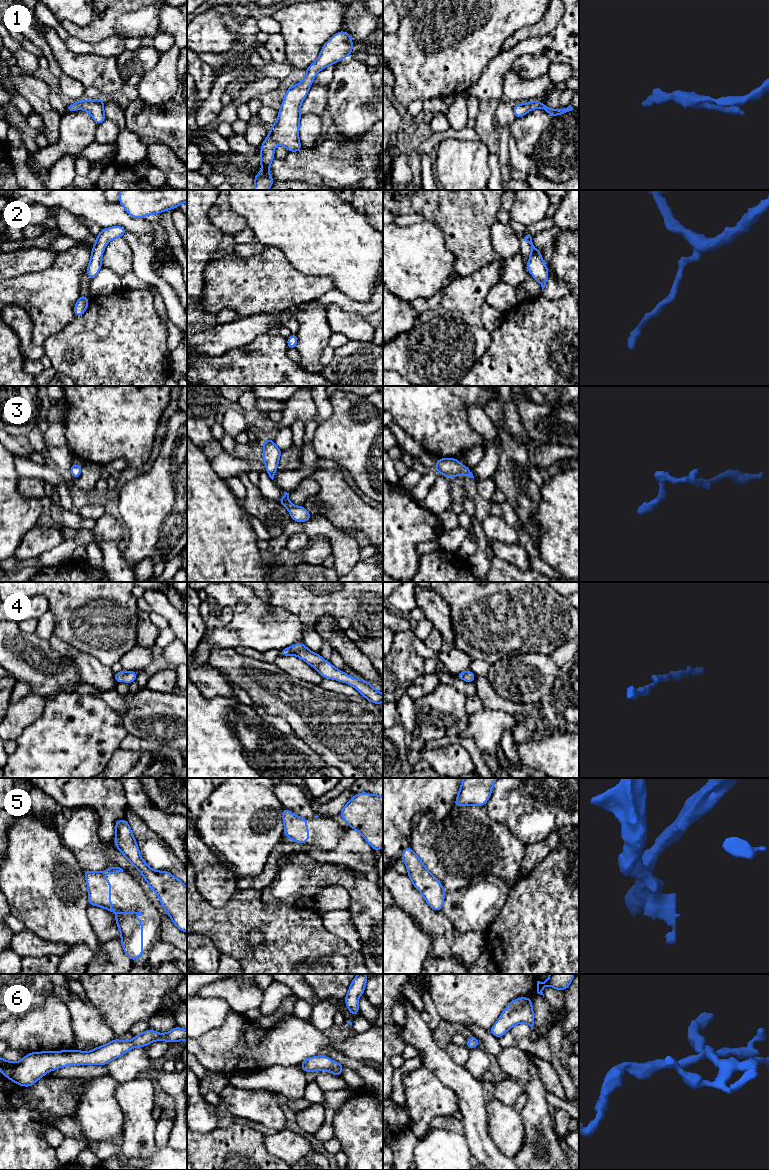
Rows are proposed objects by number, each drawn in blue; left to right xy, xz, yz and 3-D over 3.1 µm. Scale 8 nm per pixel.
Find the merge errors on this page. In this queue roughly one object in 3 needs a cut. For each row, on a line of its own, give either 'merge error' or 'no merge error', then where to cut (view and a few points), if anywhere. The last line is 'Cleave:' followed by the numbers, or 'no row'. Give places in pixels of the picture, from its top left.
1: no merge error; cut none
2: no merge error; cut none
3: no merge error; cut none
4: no merge error; cut none
5: no merge error; cut none
6: no merge error; cut none
Cleave: no row

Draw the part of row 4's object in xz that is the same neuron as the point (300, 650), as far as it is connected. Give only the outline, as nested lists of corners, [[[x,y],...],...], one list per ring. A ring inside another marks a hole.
[[[296,643],[282,649],[279,656],[295,655],[315,668],[323,678],[331,678],[347,683],[356,688],[368,701],[377,705],[383,702],[383,694],[363,679],[350,677],[345,672],[336,669],[330,662],[325,661],[320,654],[310,651],[303,643]]]

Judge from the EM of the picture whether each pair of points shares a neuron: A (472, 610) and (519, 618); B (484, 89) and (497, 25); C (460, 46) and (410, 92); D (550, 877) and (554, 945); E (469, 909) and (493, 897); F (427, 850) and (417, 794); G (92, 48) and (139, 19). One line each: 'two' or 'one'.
A: one
B: two
C: one
D: one
E: one
F: two
G: two

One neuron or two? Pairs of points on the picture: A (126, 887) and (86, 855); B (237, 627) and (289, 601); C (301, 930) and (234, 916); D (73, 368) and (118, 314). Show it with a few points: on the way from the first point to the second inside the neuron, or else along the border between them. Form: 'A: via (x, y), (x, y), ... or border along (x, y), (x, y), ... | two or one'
A: border along (84, 869), (102, 871), (119, 866), (127, 872) | two
B: border along (269, 604), (275, 607), (283, 607), (298, 618) | two
C: via (284, 923), (261, 916), (251, 916) | one
D: via (86, 355), (114, 327) | one

